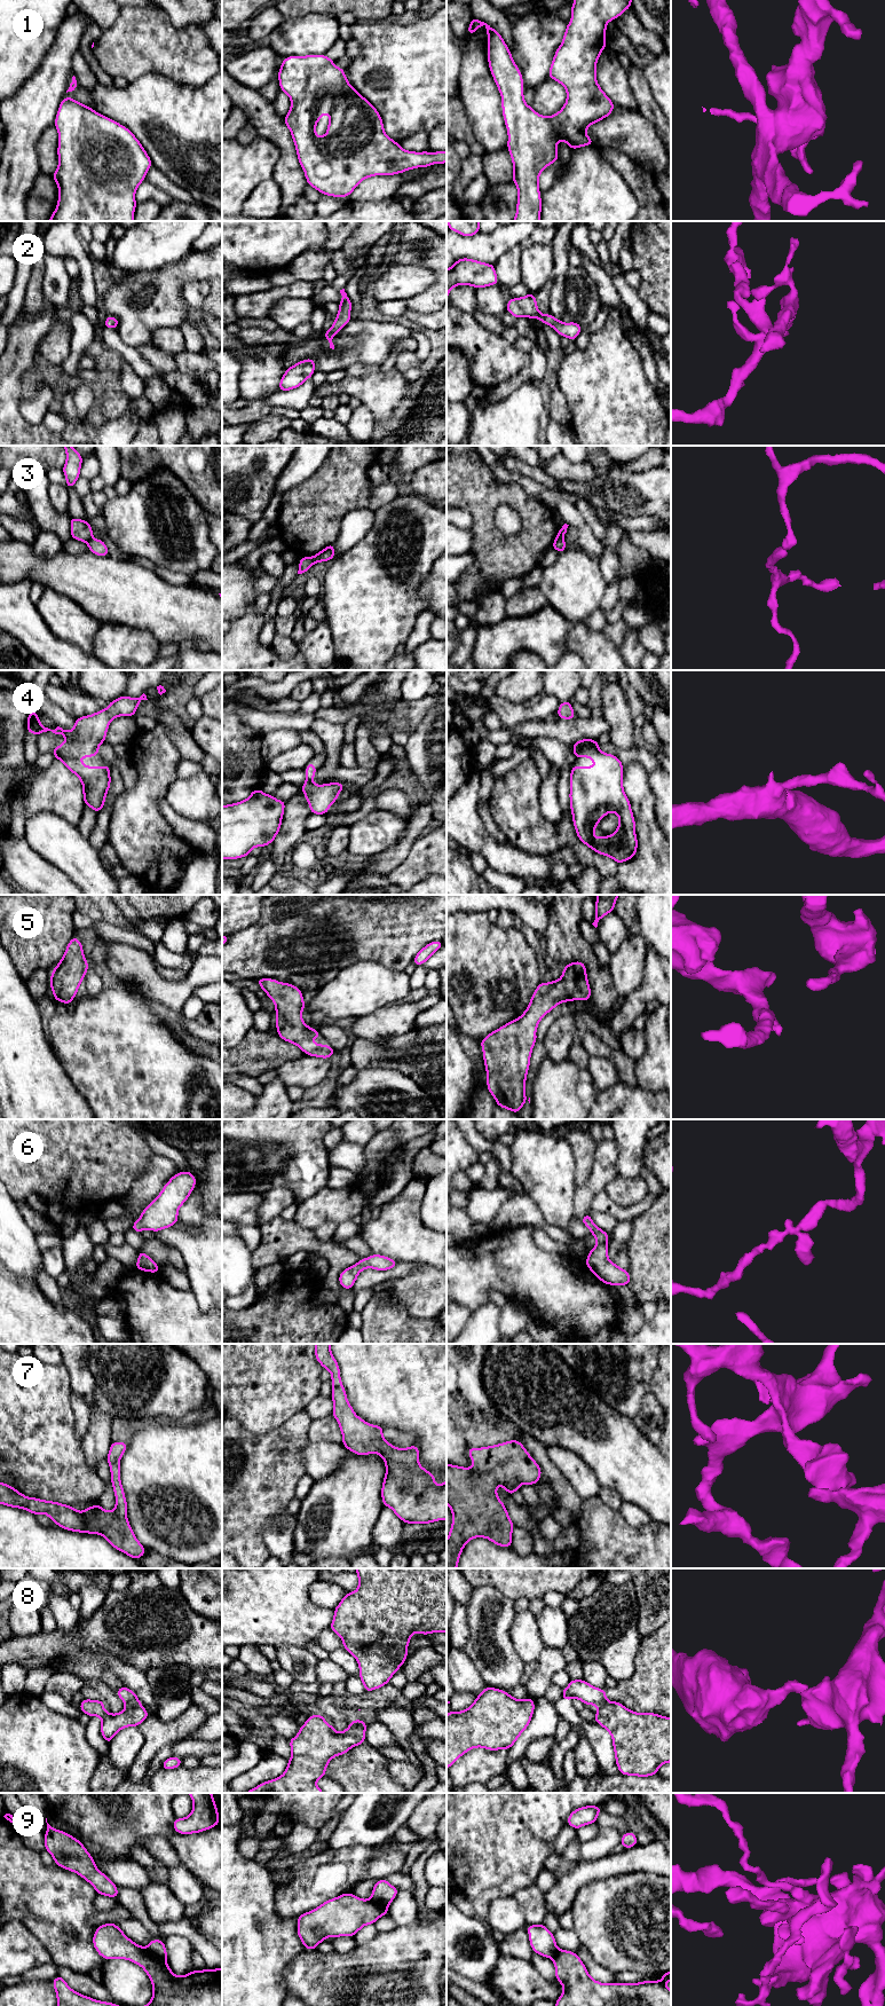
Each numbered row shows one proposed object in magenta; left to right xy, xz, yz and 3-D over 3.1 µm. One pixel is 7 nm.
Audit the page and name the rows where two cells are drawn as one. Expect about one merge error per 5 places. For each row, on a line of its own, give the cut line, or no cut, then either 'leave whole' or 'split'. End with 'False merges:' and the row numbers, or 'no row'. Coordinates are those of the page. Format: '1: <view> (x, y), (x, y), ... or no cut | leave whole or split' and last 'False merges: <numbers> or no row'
1: no cut | leave whole
2: no cut | leave whole
3: xy (91, 536), (86, 542) | split
4: no cut | leave whole
5: no cut | leave whole
6: no cut | leave whole
7: no cut | leave whole
8: xy (140, 1704), (126, 1706) | split
9: xy (144, 1949), (150, 1955), (165, 1961) | split
False merges: 3, 8, 9

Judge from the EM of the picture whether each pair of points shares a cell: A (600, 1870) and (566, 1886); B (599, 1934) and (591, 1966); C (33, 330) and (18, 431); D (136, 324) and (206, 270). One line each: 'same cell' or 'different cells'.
A: same cell
B: different cells
C: same cell
D: same cell

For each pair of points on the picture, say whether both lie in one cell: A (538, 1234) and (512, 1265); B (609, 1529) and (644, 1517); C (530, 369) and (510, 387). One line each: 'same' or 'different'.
A: different
B: different
C: same

